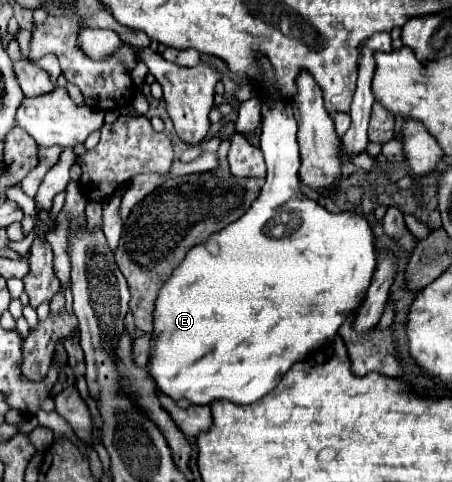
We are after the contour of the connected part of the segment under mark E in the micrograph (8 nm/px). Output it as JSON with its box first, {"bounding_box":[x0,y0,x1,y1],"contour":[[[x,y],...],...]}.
{"bounding_box":[149,96,377,406],"contour":[[[275,96],[273,100],[265,100],[263,102],[261,116],[263,116],[261,152],[263,152],[265,162],[267,162],[267,178],[265,178],[265,186],[263,186],[259,198],[251,204],[251,208],[247,210],[245,216],[241,216],[237,222],[229,224],[225,230],[213,234],[213,240],[219,246],[217,254],[209,254],[205,244],[195,246],[193,250],[189,250],[189,254],[185,256],[185,262],[181,262],[181,266],[177,266],[177,270],[173,270],[171,278],[165,280],[165,286],[161,286],[157,302],[155,302],[151,348],[149,348],[149,374],[151,374],[153,382],[155,382],[155,390],[159,390],[161,394],[173,398],[175,402],[177,400],[189,400],[195,406],[209,406],[215,400],[229,400],[233,404],[251,404],[251,402],[261,400],[265,394],[269,394],[269,390],[275,390],[277,382],[281,382],[283,374],[295,362],[301,362],[309,352],[333,342],[339,326],[345,322],[349,312],[353,312],[363,302],[365,292],[367,292],[367,288],[371,284],[371,278],[373,278],[373,268],[377,266],[377,260],[375,260],[375,238],[373,238],[371,226],[365,220],[365,216],[355,214],[355,212],[331,214],[323,206],[319,206],[317,202],[313,202],[307,196],[303,196],[301,190],[297,188],[299,144],[297,144],[297,138],[295,138],[297,122],[295,122],[291,104],[287,104],[287,102],[283,102],[283,100],[279,100]]]}

